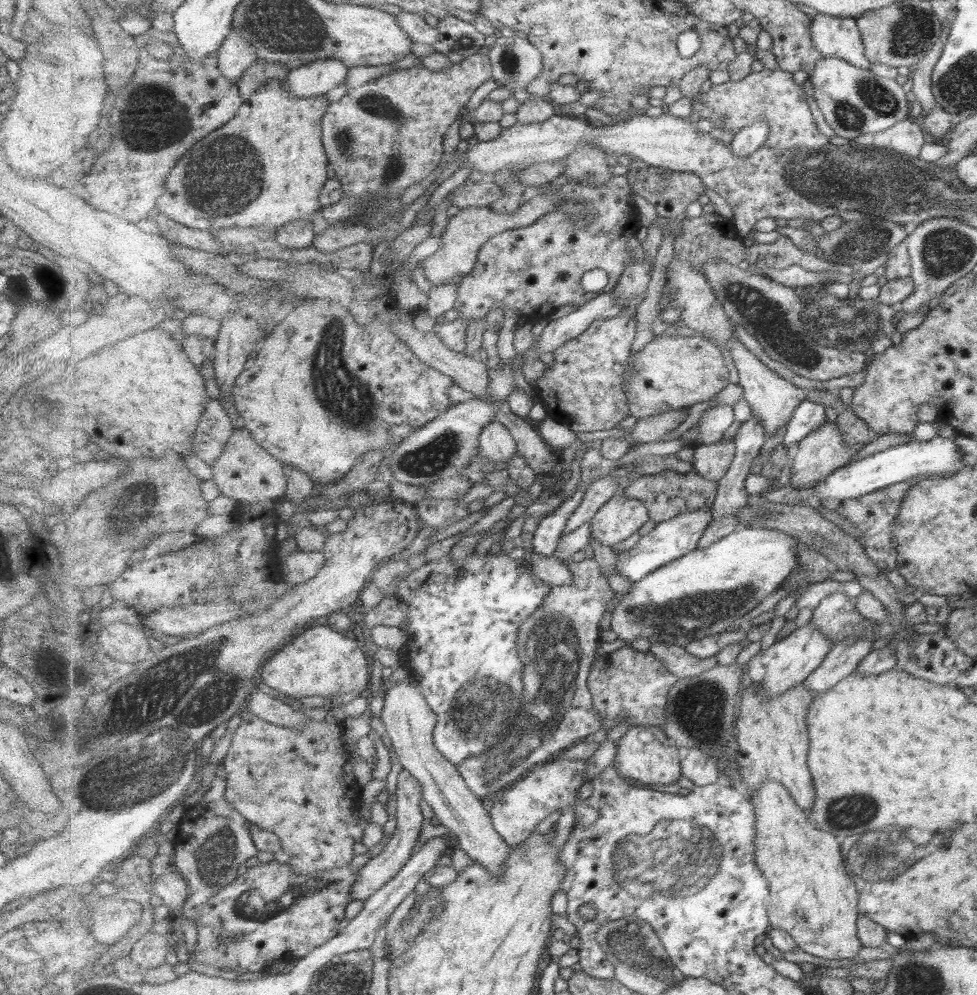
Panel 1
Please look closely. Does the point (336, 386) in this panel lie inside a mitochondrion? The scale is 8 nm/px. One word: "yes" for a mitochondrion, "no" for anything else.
yes

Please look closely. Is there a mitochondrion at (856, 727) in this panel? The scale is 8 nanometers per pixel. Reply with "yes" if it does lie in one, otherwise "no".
no

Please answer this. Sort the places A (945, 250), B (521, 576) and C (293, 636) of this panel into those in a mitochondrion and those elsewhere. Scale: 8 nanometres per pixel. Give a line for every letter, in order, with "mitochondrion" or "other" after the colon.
A: mitochondrion
B: other
C: other

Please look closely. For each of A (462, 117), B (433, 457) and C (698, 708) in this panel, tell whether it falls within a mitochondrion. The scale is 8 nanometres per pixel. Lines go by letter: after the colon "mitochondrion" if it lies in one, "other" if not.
A: other
B: mitochondrion
C: mitochondrion

